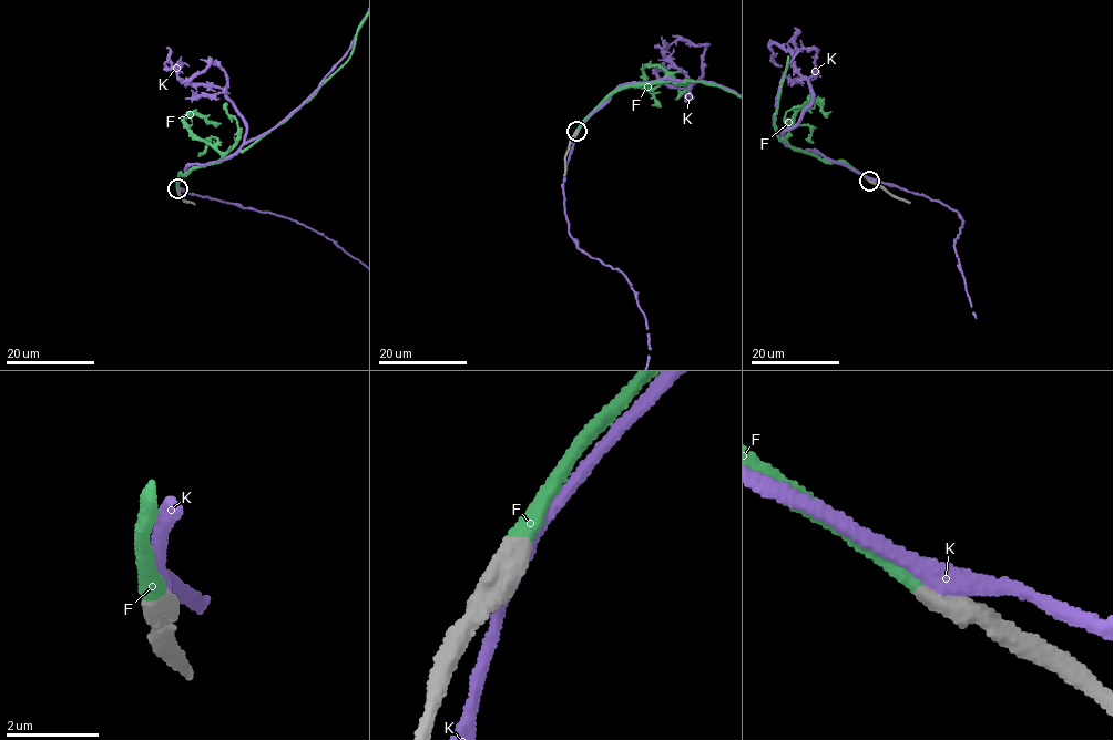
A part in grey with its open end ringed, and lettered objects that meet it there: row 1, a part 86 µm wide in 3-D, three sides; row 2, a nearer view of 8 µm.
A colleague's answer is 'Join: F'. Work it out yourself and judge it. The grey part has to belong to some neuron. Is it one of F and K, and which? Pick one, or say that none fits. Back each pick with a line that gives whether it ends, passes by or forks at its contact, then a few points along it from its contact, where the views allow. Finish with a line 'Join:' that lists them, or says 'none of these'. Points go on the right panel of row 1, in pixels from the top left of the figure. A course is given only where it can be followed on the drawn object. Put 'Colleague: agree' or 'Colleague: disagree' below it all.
F: it ends
Join: F
Colleague: agree

